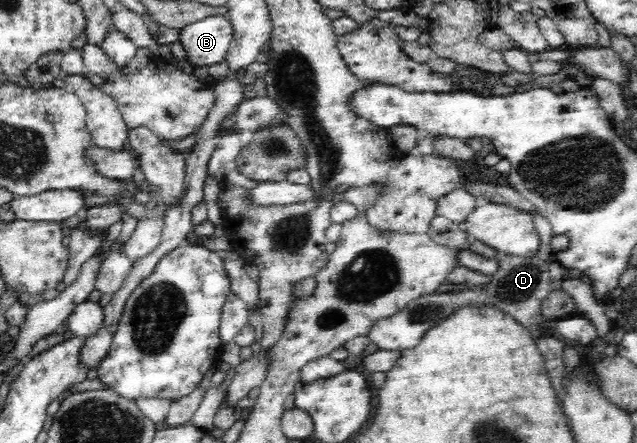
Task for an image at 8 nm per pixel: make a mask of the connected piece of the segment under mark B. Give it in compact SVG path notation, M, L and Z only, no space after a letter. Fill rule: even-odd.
M210 16L202 22L187 24L179 32L186 59L200 73L226 59L232 37L233 28L228 16Z

